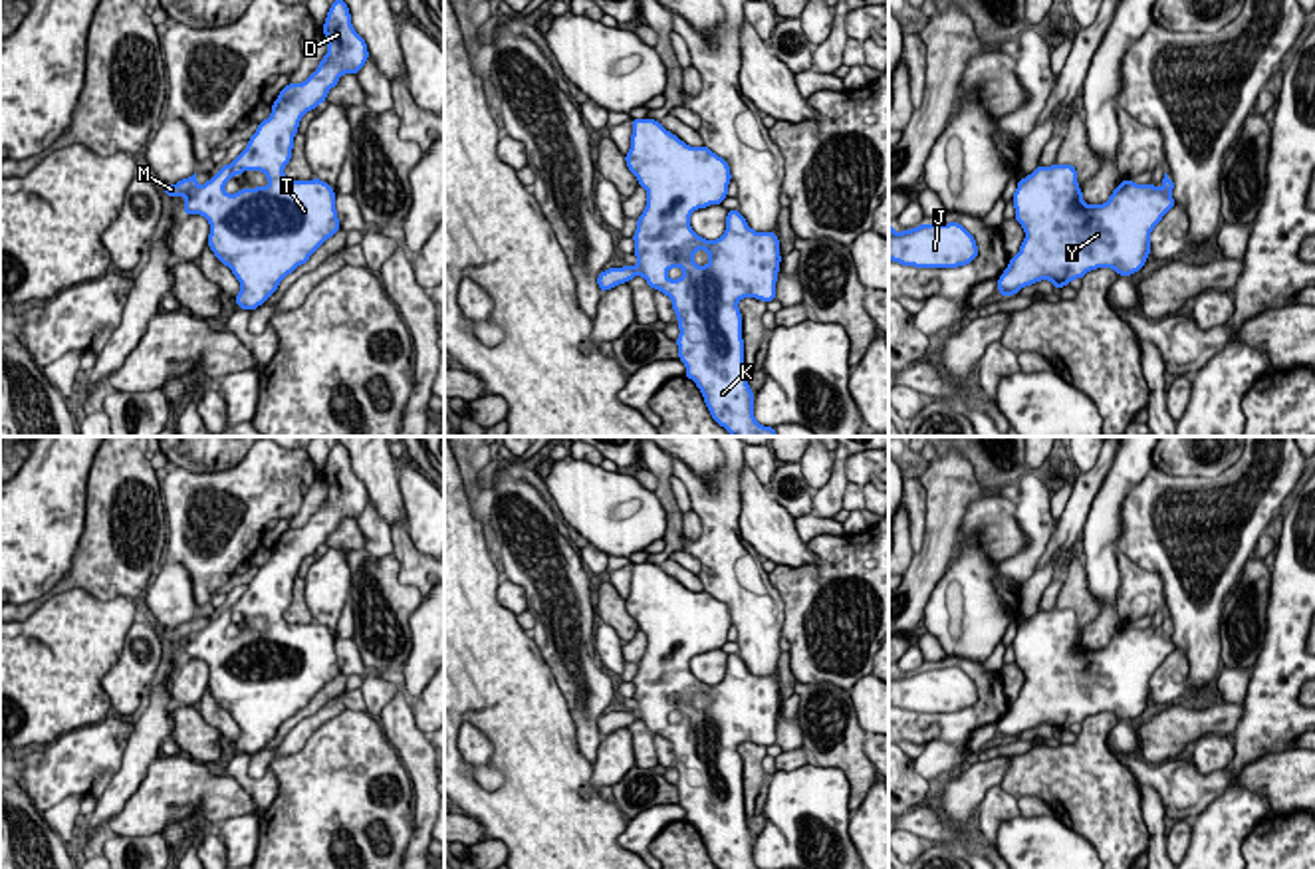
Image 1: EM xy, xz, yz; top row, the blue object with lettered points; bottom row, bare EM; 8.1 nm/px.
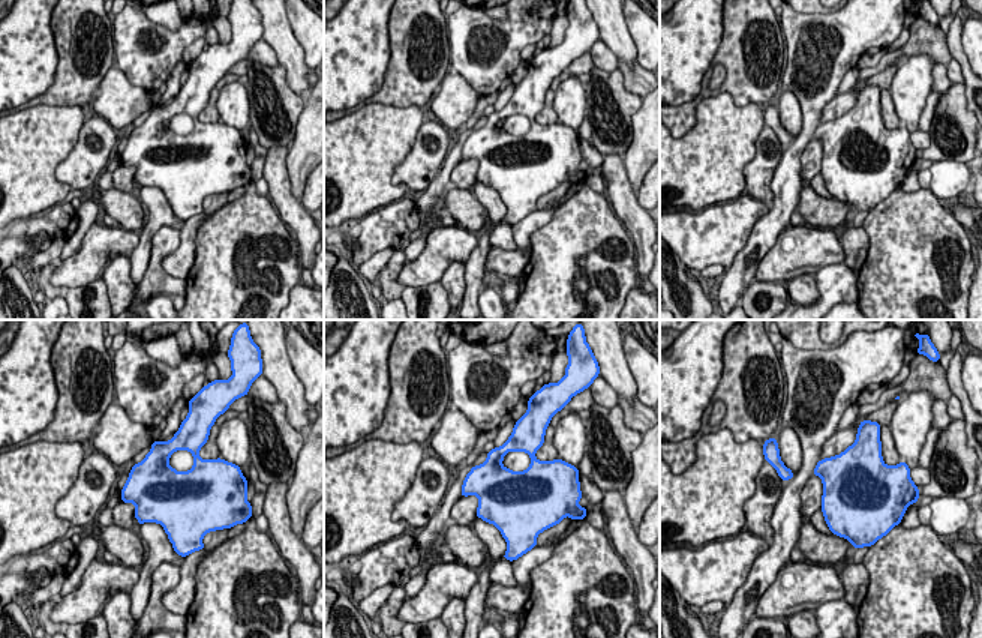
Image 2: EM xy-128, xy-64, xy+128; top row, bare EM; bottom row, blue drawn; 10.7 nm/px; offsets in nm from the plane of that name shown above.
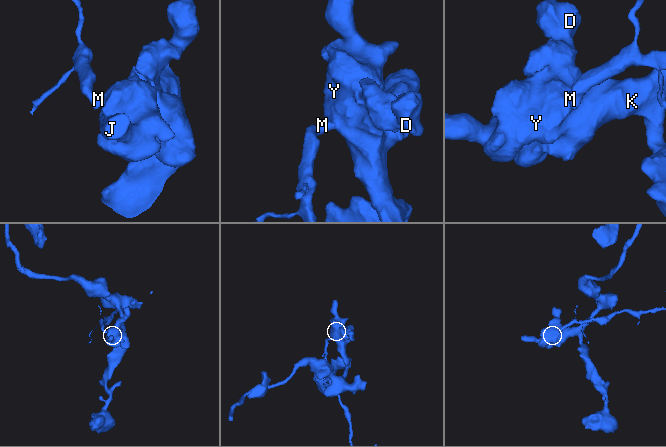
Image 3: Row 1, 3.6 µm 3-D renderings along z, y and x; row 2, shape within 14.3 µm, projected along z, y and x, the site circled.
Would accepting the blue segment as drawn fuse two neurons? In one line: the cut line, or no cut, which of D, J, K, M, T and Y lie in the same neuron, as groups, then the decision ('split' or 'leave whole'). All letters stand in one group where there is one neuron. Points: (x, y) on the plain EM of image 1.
cut xy (199, 631), (185, 643); groups D J K T Y / M; split

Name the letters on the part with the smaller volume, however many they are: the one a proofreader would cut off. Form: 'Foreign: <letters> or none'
Foreign: M

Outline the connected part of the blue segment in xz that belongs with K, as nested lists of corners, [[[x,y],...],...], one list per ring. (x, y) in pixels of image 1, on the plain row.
[[[633,563],[627,613],[647,635],[647,651],[637,663],[635,700],[641,720],[653,734],[672,744],[678,762],[678,804],[686,821],[696,827],[718,869],[760,869],[754,863],[754,835],[744,809],[742,758],[738,746],[776,744],[779,716],[779,684],[776,677],[756,677],[738,653],[728,655],[726,675],[718,684],[698,681],[690,659],[710,649],[722,649],[732,625],[728,605],[708,591],[690,591],[666,575],[657,563]]]

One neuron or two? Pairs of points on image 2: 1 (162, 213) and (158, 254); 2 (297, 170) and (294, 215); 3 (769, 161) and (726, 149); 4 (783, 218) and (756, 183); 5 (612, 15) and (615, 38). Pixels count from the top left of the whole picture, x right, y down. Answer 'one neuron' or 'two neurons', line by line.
1: two neurons
2: two neurons
3: two neurons
4: two neurons
5: one neuron

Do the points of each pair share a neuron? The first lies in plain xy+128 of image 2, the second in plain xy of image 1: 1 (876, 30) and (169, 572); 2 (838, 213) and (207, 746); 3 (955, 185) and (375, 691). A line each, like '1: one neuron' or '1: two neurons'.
1: two neurons
2: one neuron
3: one neuron

